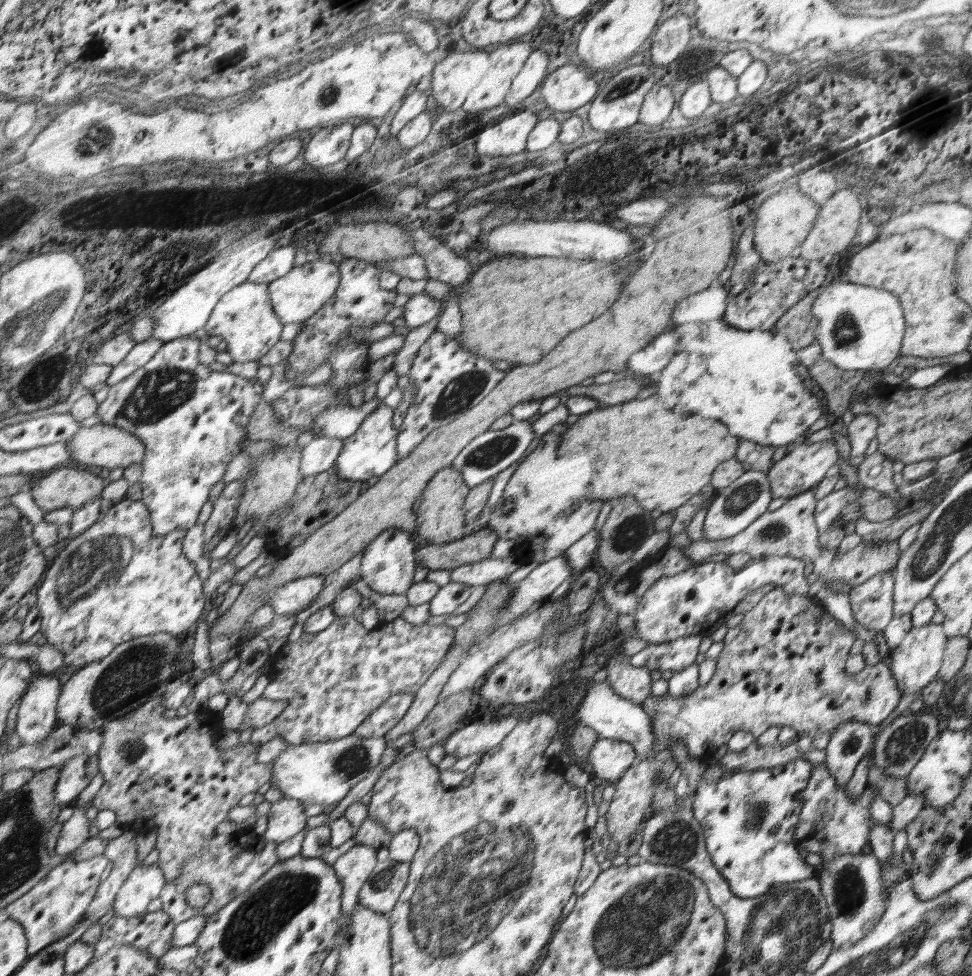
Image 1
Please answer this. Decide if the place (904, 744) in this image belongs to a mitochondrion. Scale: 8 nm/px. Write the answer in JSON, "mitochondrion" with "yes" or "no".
{"mitochondrion":"yes"}

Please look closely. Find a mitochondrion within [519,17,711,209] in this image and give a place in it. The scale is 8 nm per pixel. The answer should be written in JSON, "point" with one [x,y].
{"point":[635,81]}

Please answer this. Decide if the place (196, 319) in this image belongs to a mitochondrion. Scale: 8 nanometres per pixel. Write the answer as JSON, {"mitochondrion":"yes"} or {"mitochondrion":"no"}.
{"mitochondrion":"no"}

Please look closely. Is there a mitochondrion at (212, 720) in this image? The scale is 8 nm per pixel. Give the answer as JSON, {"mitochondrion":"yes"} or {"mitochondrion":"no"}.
{"mitochondrion":"no"}

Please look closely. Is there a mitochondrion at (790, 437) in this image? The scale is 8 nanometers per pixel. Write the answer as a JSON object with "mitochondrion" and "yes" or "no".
{"mitochondrion":"no"}

